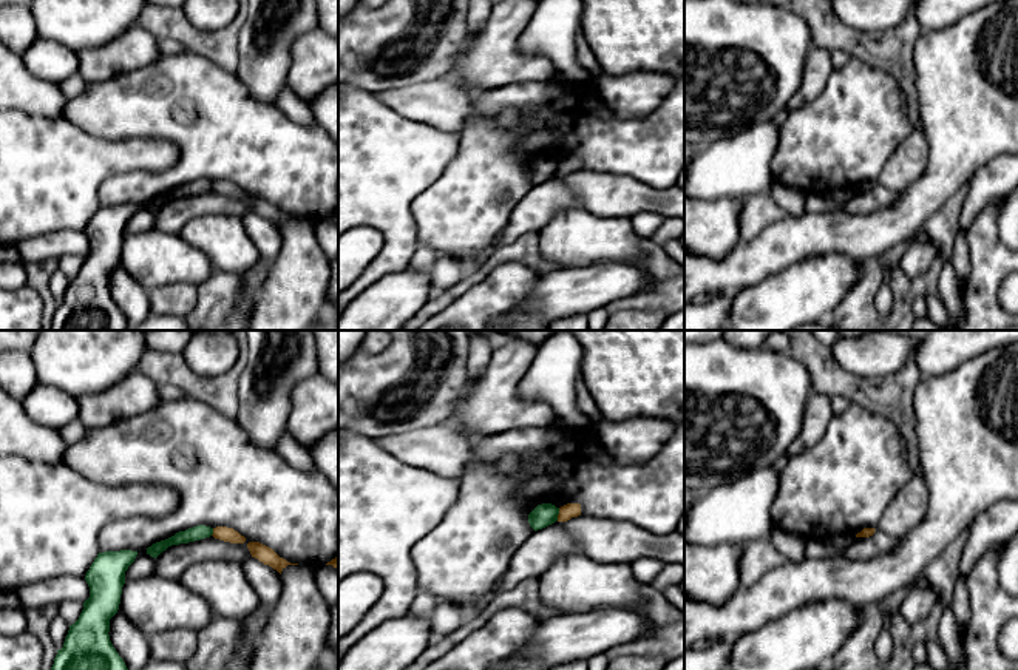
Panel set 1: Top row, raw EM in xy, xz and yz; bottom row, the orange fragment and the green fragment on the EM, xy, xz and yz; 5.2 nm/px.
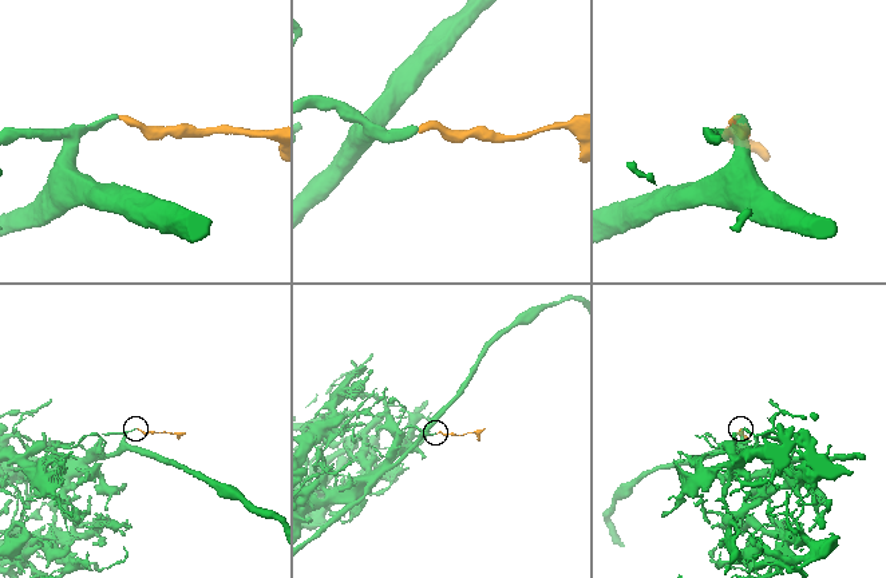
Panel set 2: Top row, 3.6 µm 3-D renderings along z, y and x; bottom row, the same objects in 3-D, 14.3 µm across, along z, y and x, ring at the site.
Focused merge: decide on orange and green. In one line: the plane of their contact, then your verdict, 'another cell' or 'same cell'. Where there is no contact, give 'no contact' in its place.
contact in xz; another cell

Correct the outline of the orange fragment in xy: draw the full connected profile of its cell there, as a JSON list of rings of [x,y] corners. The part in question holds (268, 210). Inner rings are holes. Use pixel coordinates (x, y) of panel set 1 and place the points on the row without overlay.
[[[249,196],[247,202],[249,202],[252,211],[258,213],[264,219],[272,221],[280,228],[287,219],[298,219],[298,218],[287,216],[286,213],[280,211],[272,202],[263,199],[260,196]]]

